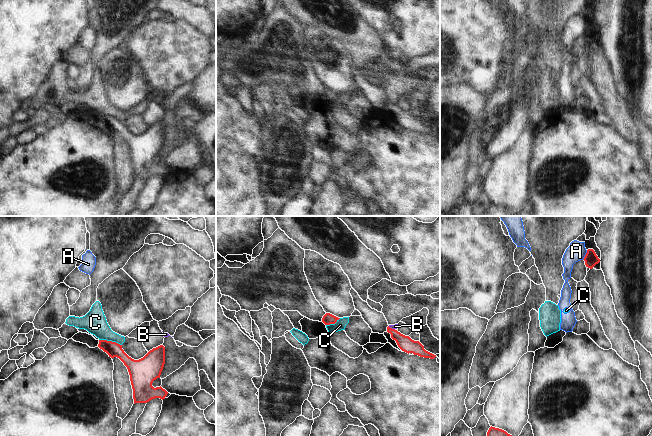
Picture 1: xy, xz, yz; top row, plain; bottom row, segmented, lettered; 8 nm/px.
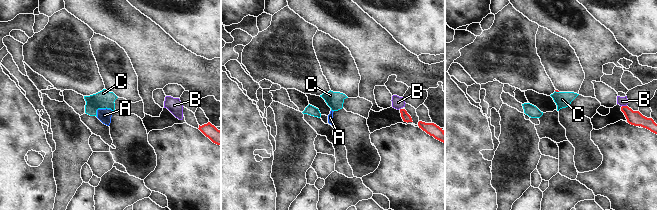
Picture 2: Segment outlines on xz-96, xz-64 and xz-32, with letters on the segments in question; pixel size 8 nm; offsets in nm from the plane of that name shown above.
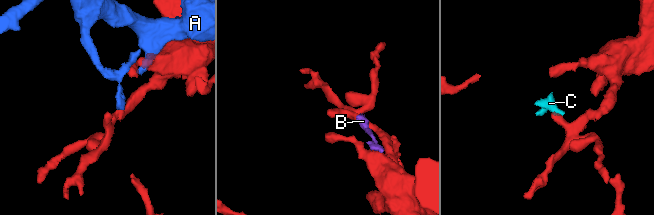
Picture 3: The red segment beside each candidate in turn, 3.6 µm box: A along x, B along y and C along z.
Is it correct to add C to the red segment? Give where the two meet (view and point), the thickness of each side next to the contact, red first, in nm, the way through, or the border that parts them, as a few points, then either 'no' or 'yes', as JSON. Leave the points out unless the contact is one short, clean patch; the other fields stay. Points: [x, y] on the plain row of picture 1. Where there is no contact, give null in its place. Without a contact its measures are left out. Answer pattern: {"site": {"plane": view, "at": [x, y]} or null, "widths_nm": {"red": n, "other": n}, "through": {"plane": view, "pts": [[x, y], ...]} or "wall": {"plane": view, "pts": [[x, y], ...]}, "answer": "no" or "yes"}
{"site": {"plane": "xy", "at": [110, 117]}, "widths_nm": {"red": 120, "other": 180}, "wall": {"plane": "xy", "pts": [[99, 115], [114, 117], [121, 121]]}, "answer": "no"}

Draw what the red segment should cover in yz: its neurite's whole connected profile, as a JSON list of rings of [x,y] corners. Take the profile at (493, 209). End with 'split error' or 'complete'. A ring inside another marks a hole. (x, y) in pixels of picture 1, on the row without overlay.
[[[491,202],[487,208],[487,213],[485,216],[512,216],[512,215],[513,215],[512,211],[508,210],[506,207]]] | complete

